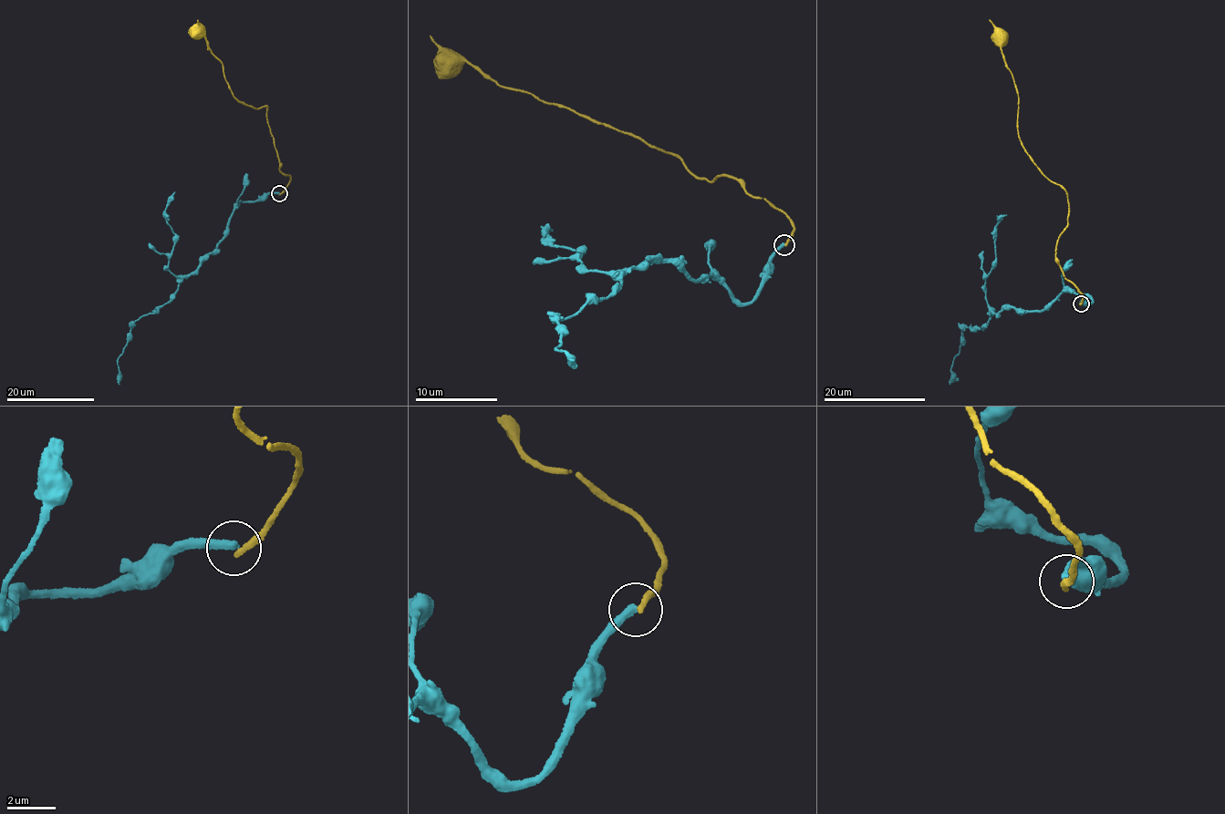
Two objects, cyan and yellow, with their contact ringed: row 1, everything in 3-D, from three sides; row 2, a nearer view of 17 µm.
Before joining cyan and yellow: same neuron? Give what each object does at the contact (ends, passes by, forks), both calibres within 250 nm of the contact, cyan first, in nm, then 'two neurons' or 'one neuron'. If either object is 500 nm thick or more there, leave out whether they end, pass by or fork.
cyan ends there; yellow ends there; 360 nm thick on the cyan side, 240 nm on the other; two neurons

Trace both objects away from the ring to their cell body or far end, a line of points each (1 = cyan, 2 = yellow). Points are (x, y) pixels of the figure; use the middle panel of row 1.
1: (784, 245), (741, 303), (669, 262), (627, 271), (603, 299), (556, 323), (555, 348), (572, 360)
2: (784, 242), (794, 228), (787, 216), (725, 173), (700, 179), (629, 135), (501, 86), (468, 63), (451, 66)

